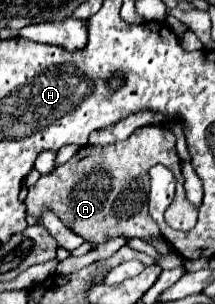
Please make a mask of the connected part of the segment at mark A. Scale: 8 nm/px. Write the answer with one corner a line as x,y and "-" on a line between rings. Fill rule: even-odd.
146,125
146,127
138,127
126,141
104,145
104,147
102,145
86,145
70,161
66,161
64,165
54,169
50,175
42,175
38,179
38,183
34,185
34,189
28,191
28,197
24,201
26,203
26,213
40,217
42,205
44,205
44,207
52,209
54,215
68,229
72,229
74,233
78,233
80,237
84,237
86,241
96,243
96,245
104,243
106,239
118,237
118,235
124,235
126,239
132,239
132,237
158,239
160,237
160,229
158,229
156,221
148,215
148,191
150,191
148,169
152,165
160,163
160,165
168,167
174,173
174,177
176,177
176,195
174,195
172,205
168,207
166,223
194,227
198,209
192,203
188,203
188,199
186,199
186,191
182,187
184,179
182,179
182,173
180,173
180,157
178,157
176,149
174,149
174,143
176,143
176,137
174,137
174,133
170,129
166,129
162,125

